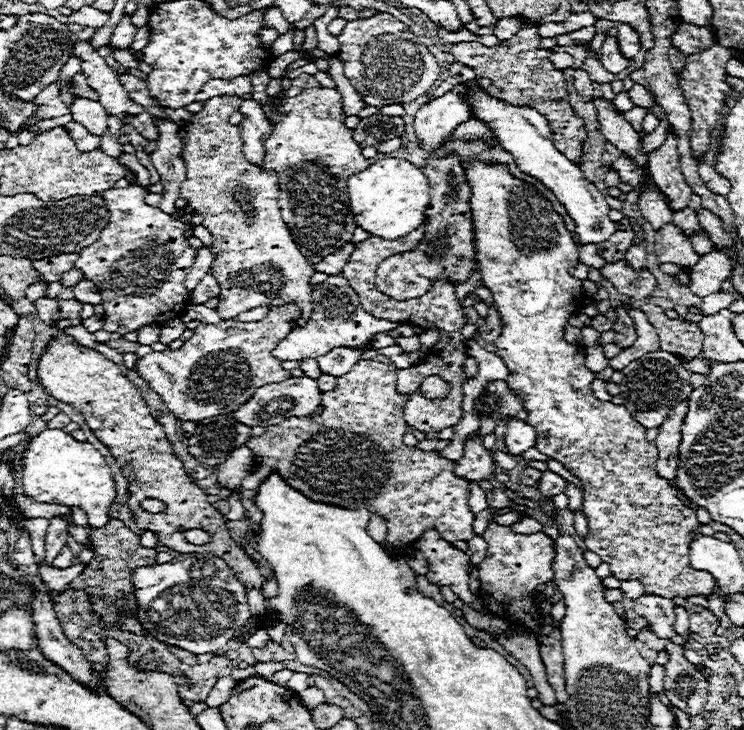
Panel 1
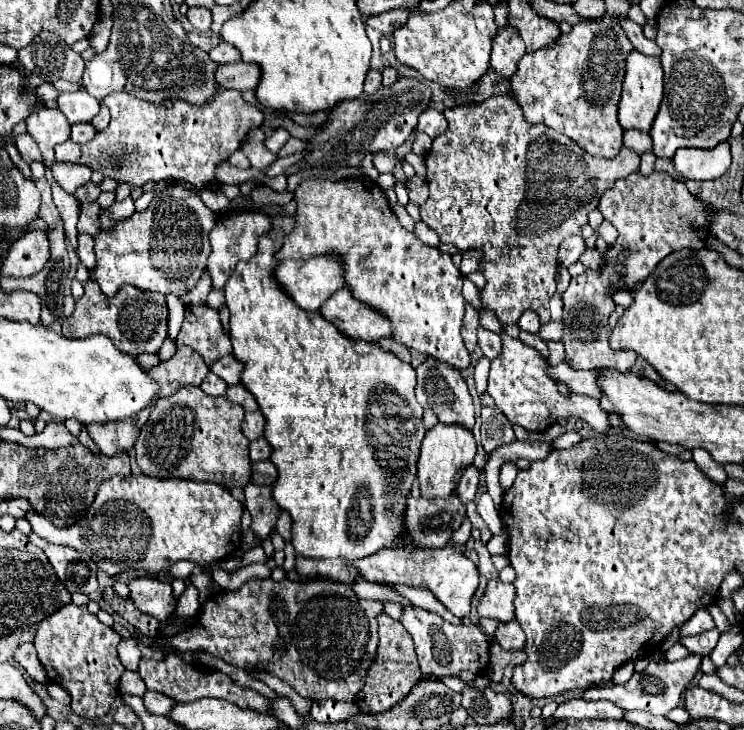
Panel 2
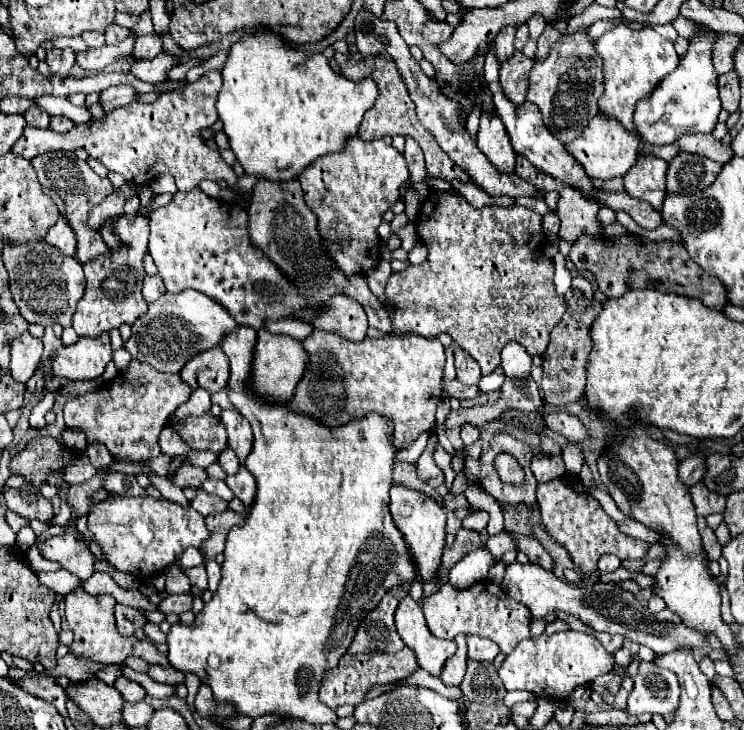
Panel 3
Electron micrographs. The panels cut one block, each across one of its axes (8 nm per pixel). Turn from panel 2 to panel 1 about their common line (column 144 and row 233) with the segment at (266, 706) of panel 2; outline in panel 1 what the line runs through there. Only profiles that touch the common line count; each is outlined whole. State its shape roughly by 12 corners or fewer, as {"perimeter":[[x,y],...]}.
{"perimeter":[[674,224],[658,230],[654,250],[662,264],[692,268],[700,258]]}

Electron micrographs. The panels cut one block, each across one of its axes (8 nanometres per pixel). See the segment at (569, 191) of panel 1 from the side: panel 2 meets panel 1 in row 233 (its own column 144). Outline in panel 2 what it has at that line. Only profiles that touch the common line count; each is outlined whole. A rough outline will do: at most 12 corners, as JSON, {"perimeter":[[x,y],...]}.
{"perimeter":[[142,576],[128,582],[140,612],[164,622],[176,598],[168,582]]}

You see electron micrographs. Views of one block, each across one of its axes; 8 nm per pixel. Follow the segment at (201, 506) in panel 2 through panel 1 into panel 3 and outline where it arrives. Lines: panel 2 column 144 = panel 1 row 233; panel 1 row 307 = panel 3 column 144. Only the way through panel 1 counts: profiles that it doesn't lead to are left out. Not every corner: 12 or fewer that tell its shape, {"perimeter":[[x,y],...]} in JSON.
{"perimeter":[[108,496],[88,530],[140,582],[210,536],[164,498]]}

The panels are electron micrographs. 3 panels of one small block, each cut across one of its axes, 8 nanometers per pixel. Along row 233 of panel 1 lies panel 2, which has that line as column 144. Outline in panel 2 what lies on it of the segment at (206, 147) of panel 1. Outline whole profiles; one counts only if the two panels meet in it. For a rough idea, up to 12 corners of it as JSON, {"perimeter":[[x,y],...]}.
{"perimeter":[[168,186],[96,234],[106,296],[124,284],[184,296],[218,216]]}

